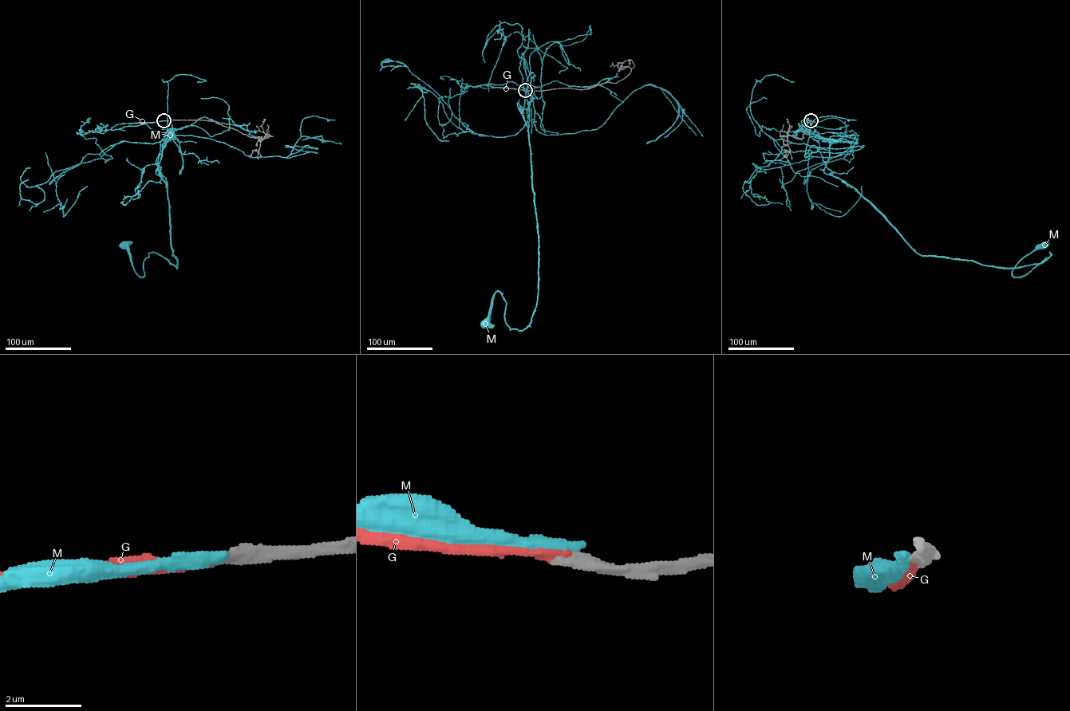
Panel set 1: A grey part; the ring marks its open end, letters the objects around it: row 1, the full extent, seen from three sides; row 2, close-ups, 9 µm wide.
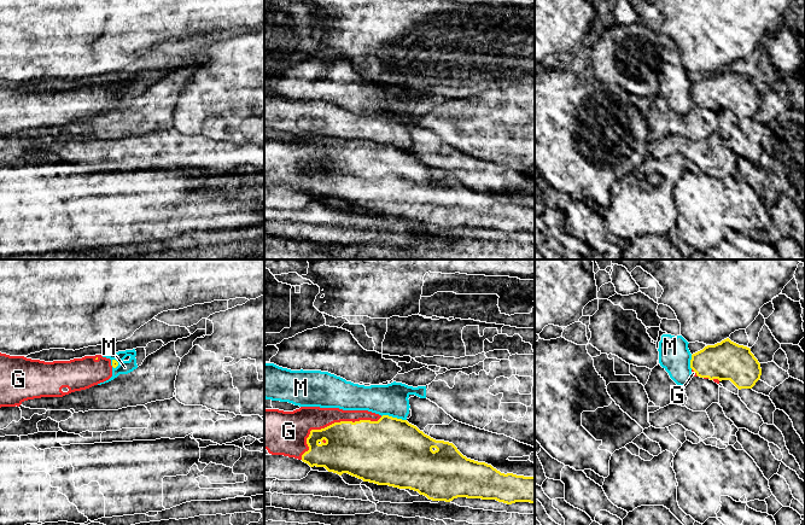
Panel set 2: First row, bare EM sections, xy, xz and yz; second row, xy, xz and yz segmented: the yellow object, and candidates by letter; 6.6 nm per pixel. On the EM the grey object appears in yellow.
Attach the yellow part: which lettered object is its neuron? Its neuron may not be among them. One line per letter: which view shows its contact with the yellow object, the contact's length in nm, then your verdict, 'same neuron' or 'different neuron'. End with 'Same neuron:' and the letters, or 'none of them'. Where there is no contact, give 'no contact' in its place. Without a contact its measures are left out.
G: contact in xz; length 600 nm; same neuron
M: contact in xz; length 170 nm; different neuron
Same neuron: G

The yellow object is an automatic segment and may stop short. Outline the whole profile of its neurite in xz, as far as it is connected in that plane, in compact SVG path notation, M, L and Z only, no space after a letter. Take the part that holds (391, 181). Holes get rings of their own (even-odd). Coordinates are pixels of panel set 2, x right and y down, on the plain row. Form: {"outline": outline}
{"outline": "M301 136L293 141L264 139L264 179L325 197L363 211L418 221L432 231L457 227L535 233L535 206L501 203L491 194L463 186L449 171L436 170L407 150L368 140Z"}

